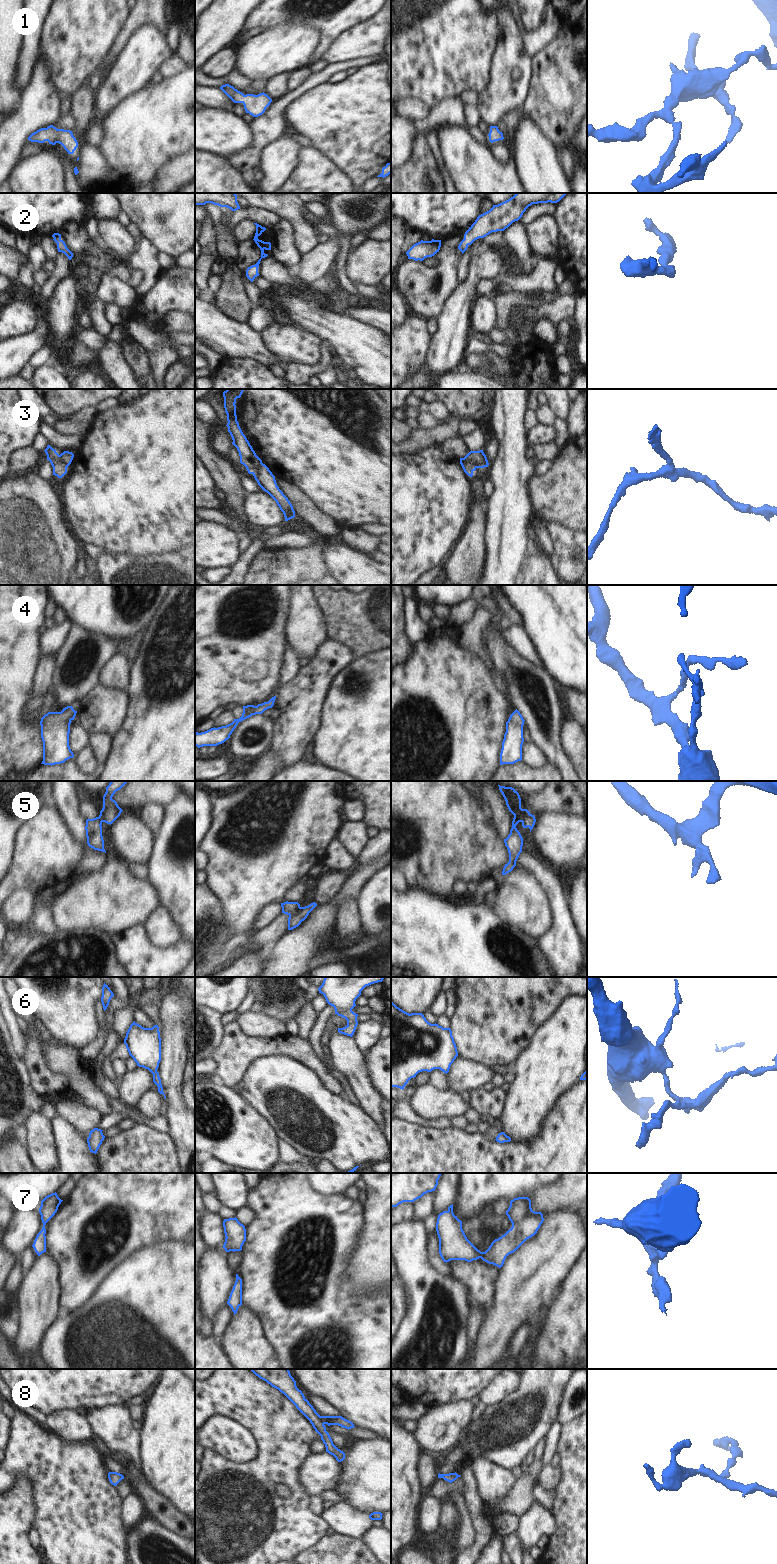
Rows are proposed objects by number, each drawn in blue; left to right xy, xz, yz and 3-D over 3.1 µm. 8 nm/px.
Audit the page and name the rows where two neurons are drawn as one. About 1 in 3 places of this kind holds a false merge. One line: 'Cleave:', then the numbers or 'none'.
Cleave: 3, 8

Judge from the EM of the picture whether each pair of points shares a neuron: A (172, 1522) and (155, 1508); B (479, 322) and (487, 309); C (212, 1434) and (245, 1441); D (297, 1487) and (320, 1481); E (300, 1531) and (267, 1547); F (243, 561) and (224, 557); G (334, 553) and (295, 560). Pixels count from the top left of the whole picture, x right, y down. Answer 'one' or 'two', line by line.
A: one
B: one
C: one
D: two
E: one
F: two
G: two

